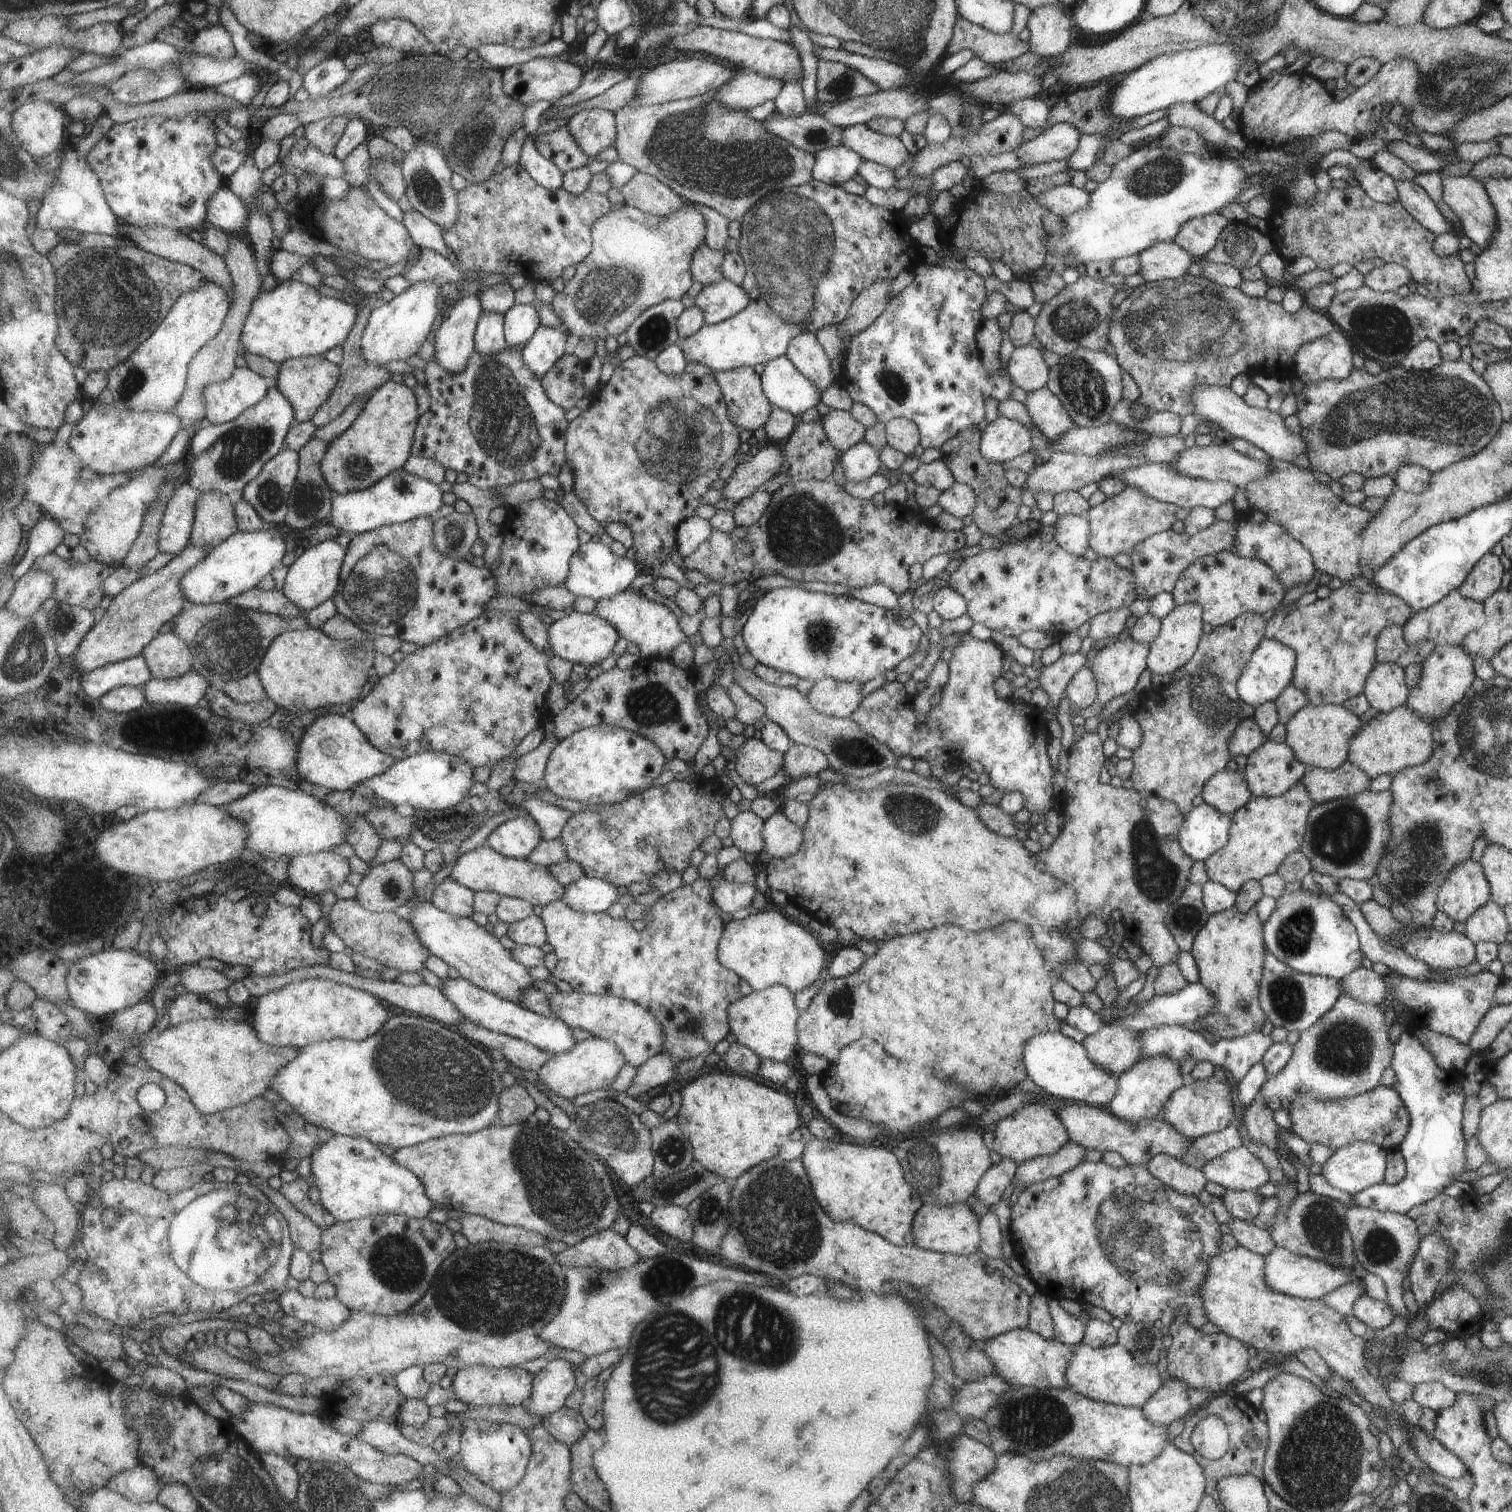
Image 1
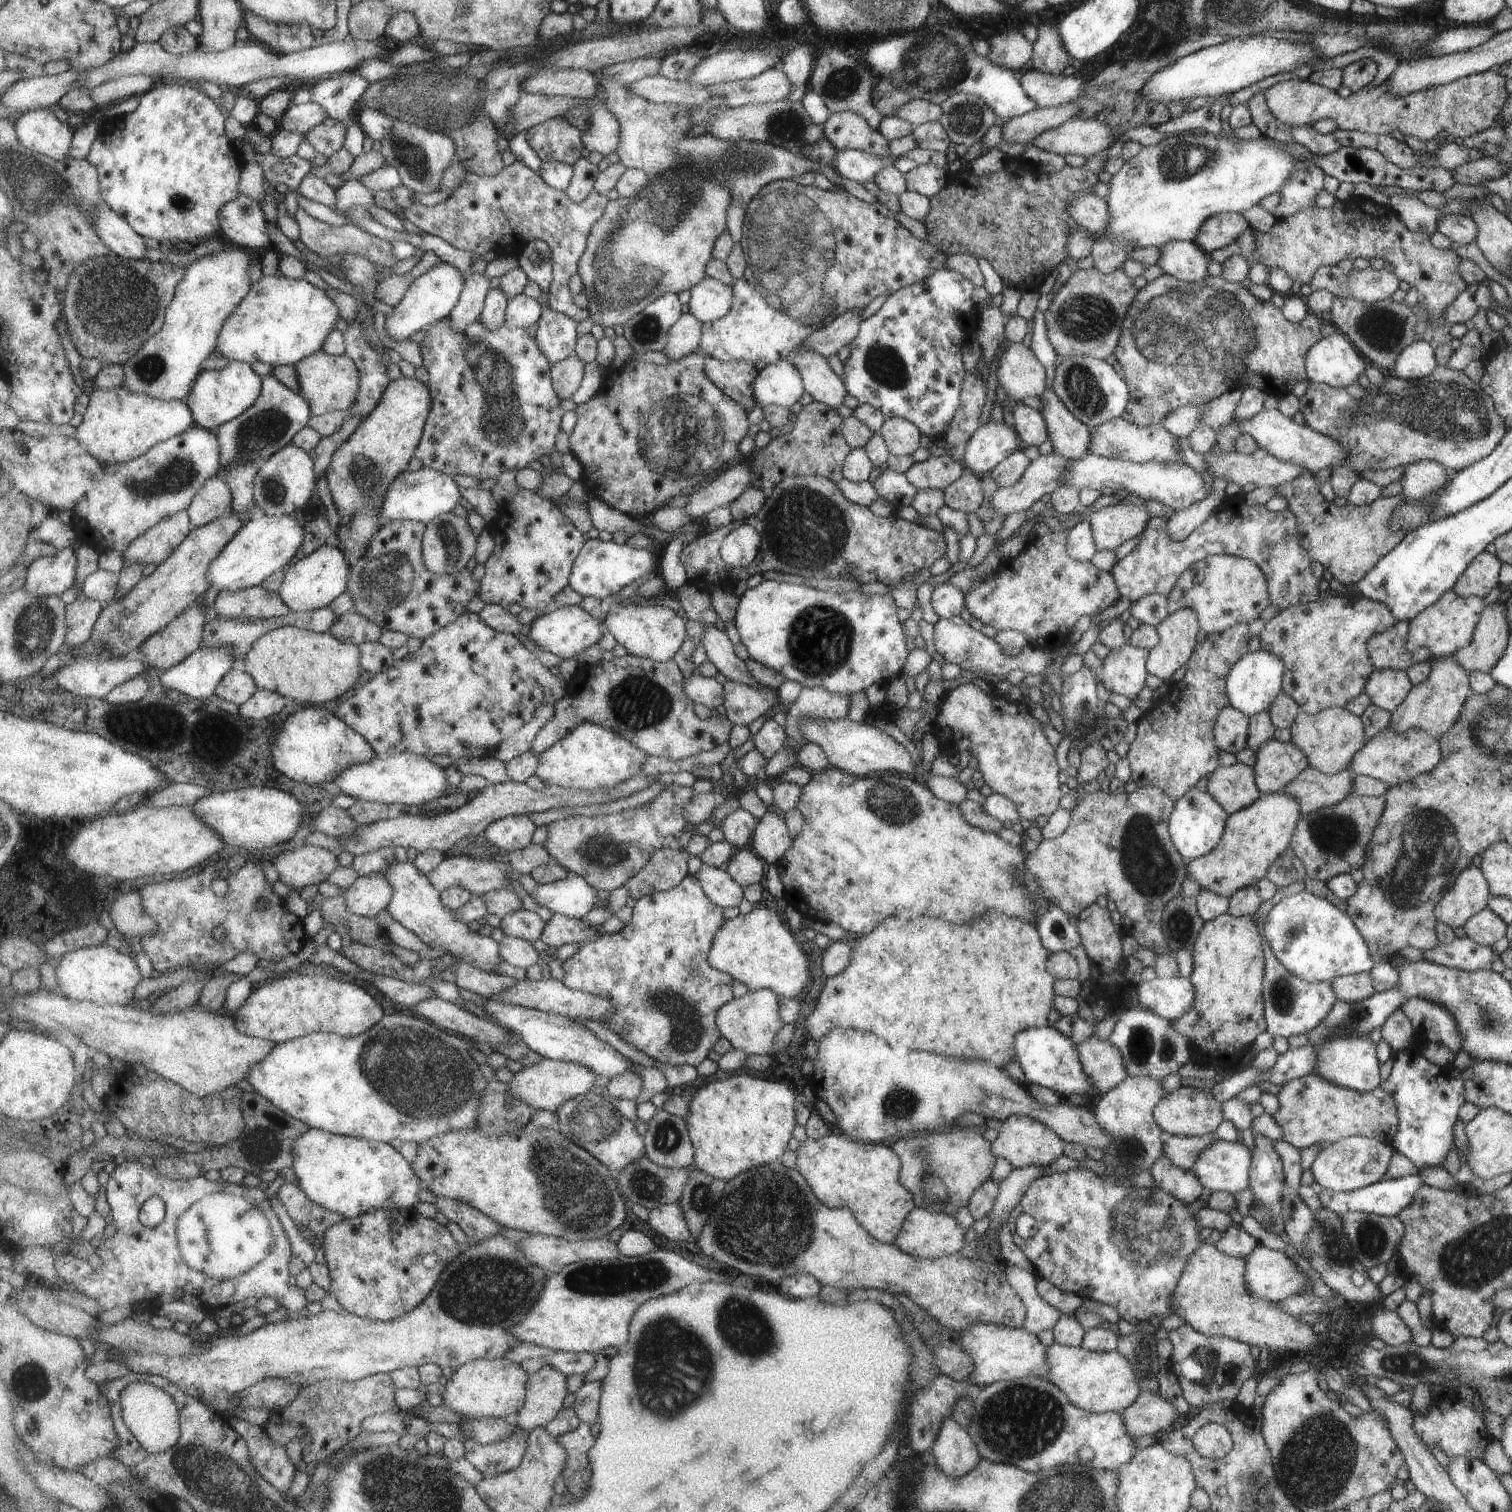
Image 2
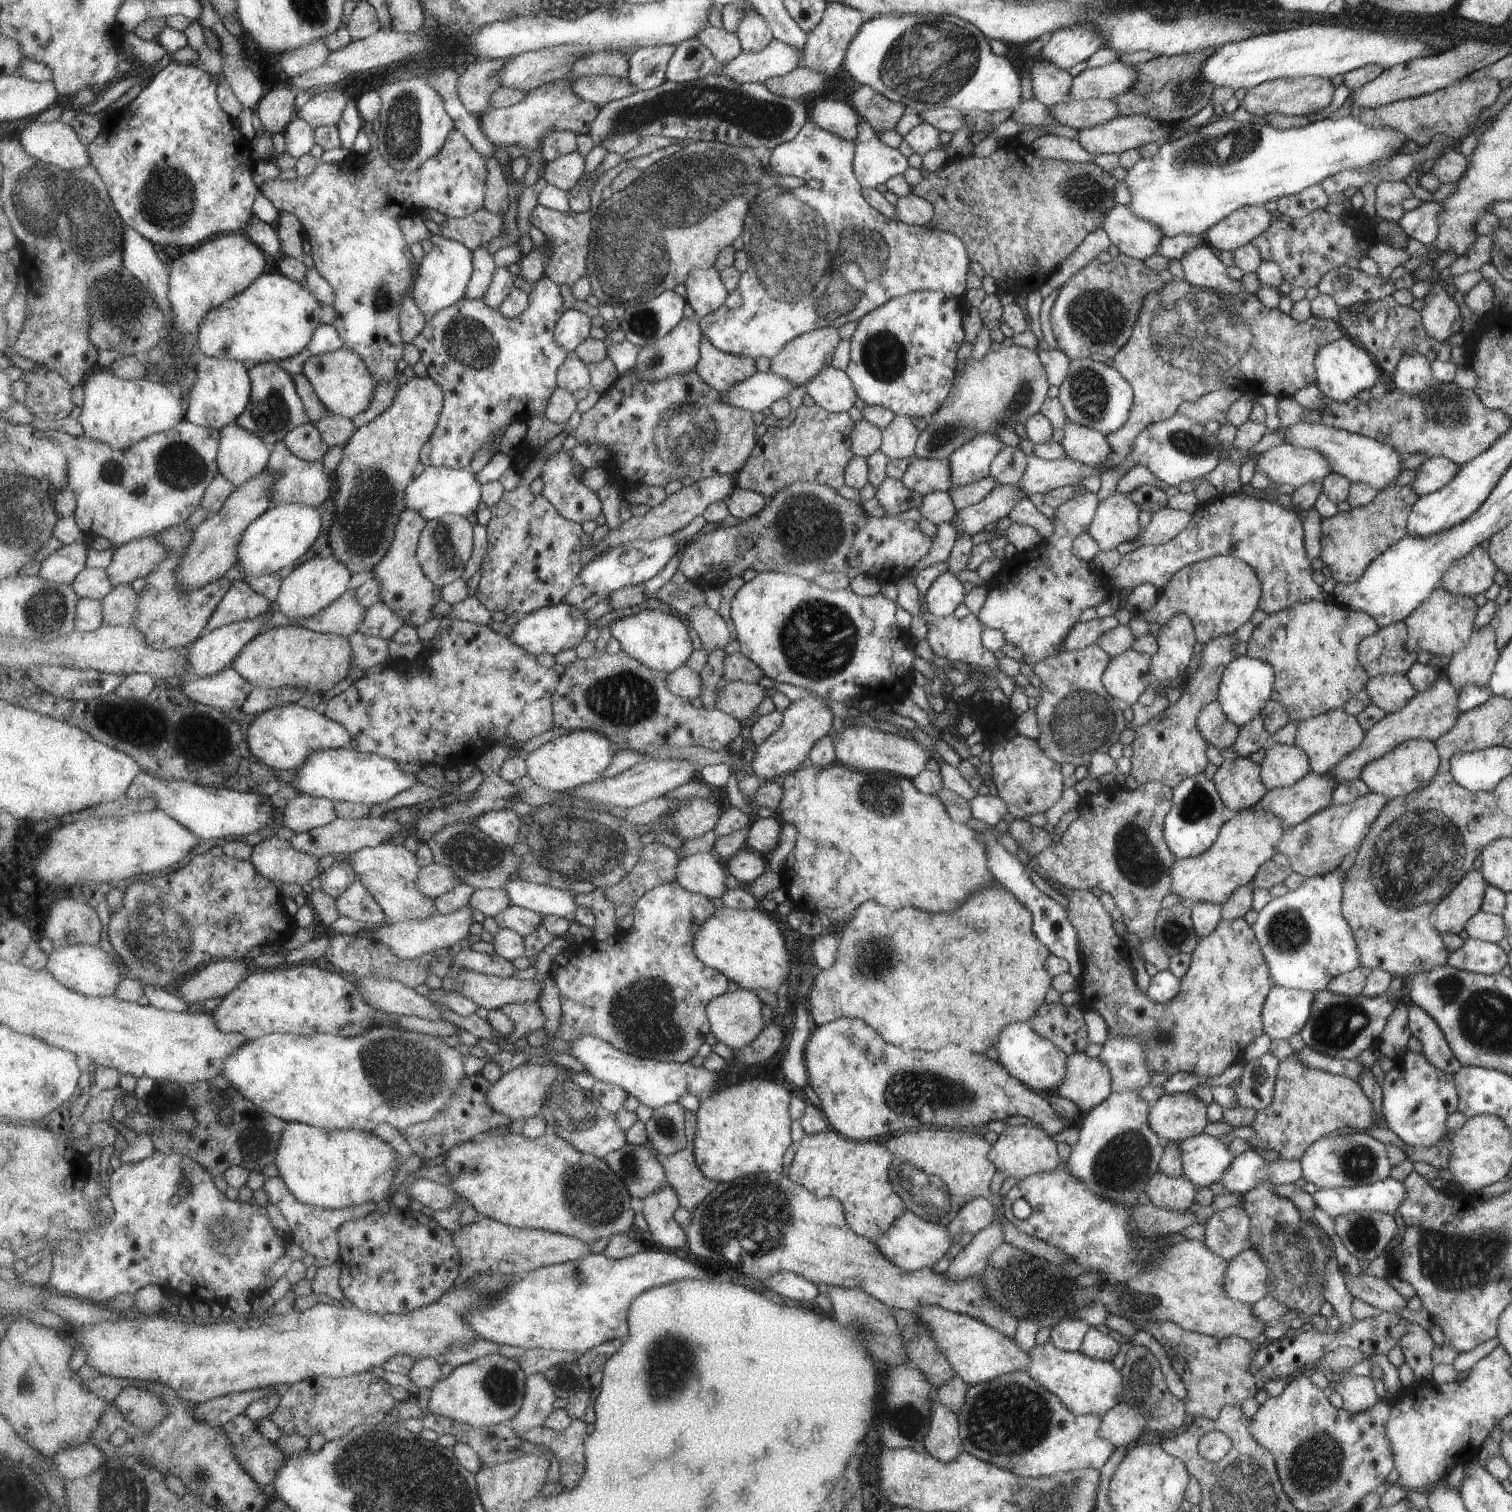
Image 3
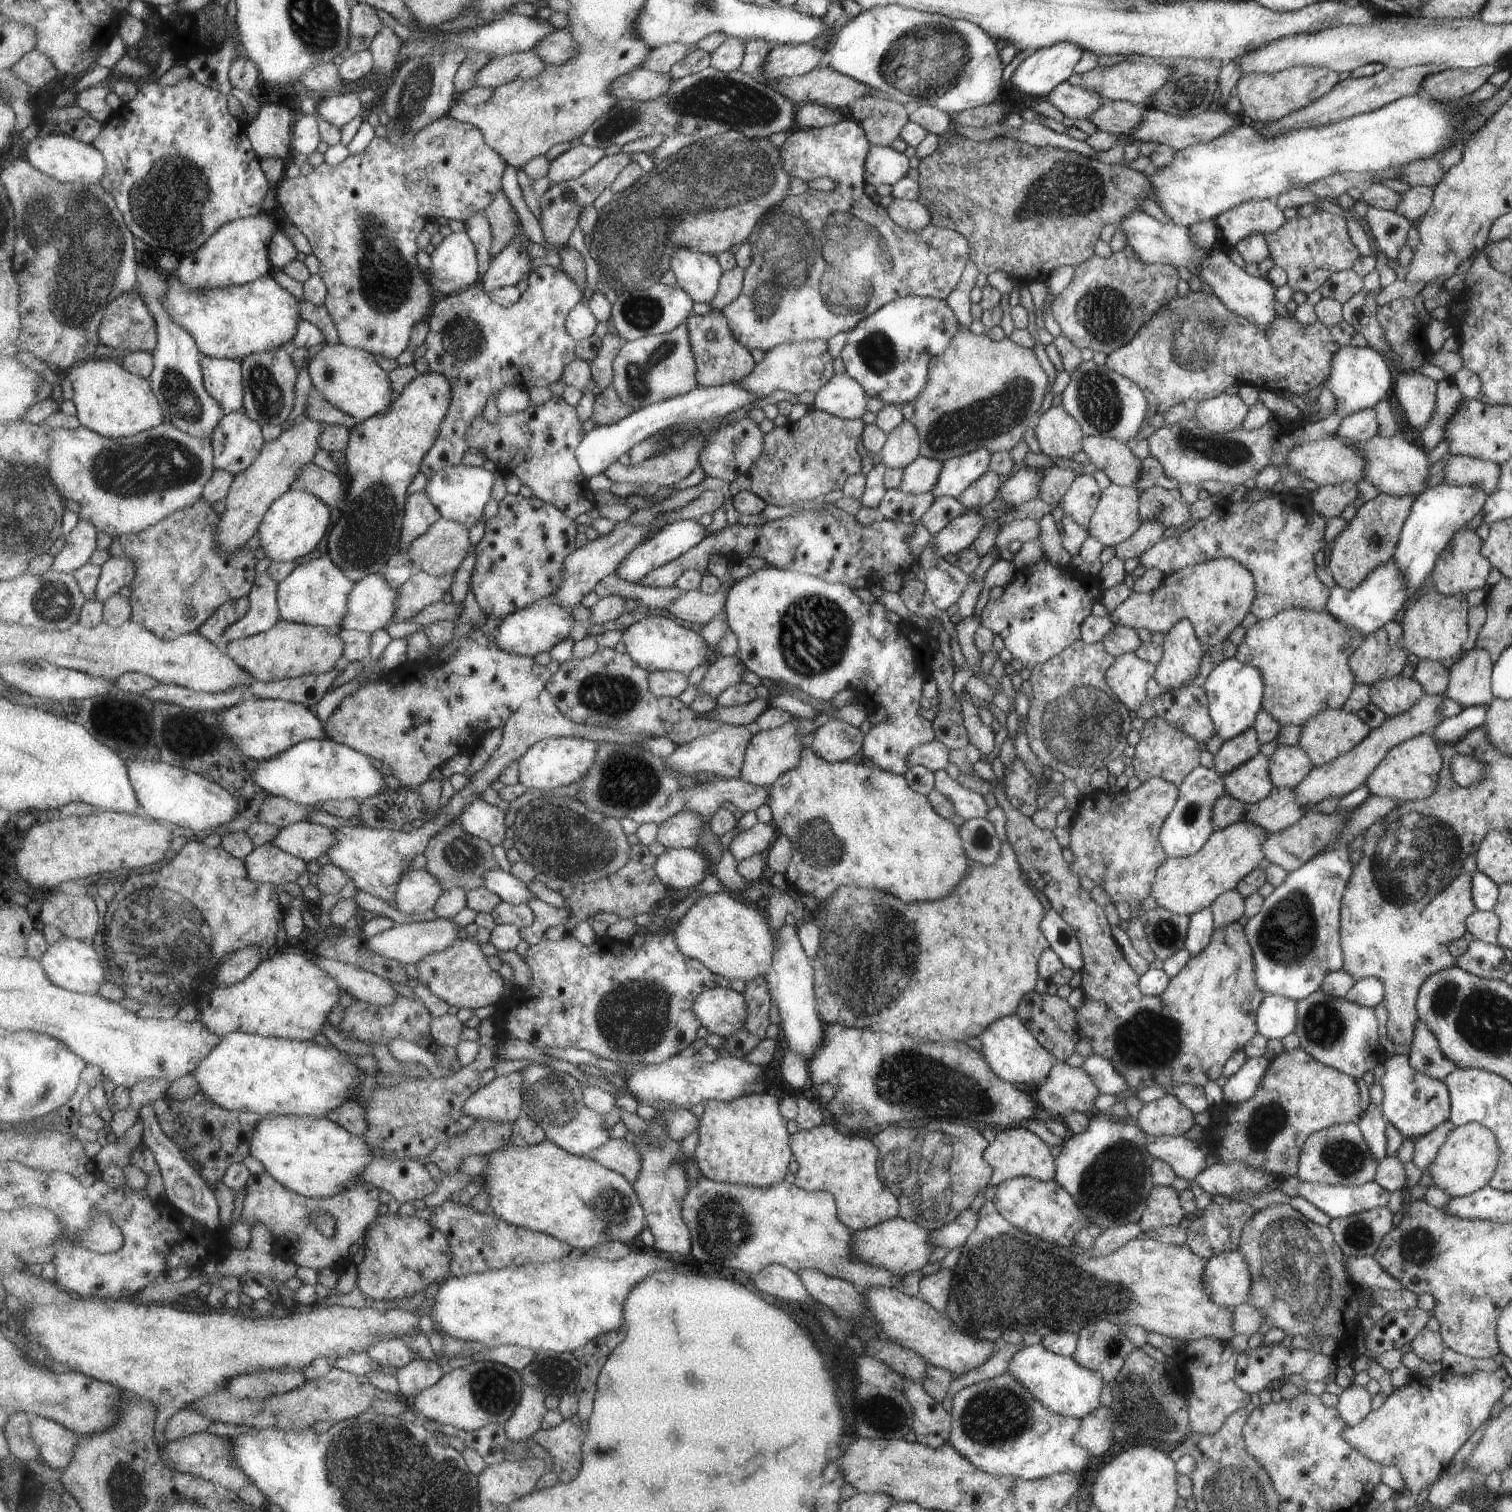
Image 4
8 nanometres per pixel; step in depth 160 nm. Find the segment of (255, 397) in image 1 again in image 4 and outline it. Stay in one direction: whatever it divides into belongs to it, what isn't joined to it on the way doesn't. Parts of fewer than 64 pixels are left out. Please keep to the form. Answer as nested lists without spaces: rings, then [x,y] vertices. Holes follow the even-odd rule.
[[[203,356],[202,369],[206,389],[223,407],[224,414],[243,410],[246,392],[241,360]]]

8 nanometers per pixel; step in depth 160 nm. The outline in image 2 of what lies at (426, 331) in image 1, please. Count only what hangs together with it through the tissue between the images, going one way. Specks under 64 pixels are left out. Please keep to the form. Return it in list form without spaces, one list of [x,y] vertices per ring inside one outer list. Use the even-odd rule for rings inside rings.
[[[441,261],[435,268],[431,268],[421,277],[413,282],[413,286],[409,288],[409,292],[405,294],[405,298],[401,300],[399,306],[395,306],[390,316],[386,316],[385,328],[391,338],[395,338],[397,342],[408,340],[414,332],[426,329],[439,320],[448,318],[455,306],[462,298],[466,280],[463,280],[465,272],[455,268],[455,266]]]

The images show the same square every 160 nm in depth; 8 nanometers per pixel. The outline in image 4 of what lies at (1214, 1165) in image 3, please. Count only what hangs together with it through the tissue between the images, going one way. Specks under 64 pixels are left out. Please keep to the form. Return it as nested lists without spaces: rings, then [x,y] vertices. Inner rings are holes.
[[[1185,1135],[1146,1136],[1146,1149],[1148,1153],[1154,1159],[1161,1159],[1169,1163],[1176,1176],[1186,1181],[1194,1180],[1194,1178],[1206,1168],[1205,1158],[1207,1155],[1198,1147],[1200,1146],[1199,1143],[1200,1142],[1188,1139]]]

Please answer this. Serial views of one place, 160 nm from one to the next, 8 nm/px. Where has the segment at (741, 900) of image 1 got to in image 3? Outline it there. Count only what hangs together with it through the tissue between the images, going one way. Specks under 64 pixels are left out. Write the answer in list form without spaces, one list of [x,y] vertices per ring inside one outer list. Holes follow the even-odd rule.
[[[713,850],[684,857],[677,866],[677,882],[691,893],[719,898],[727,892],[727,873]]]

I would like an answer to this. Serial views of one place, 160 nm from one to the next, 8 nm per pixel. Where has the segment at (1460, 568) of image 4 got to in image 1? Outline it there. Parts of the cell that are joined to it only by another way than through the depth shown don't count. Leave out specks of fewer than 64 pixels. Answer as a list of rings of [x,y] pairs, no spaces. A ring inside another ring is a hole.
[[[1485,553],[1474,568],[1467,573],[1465,580],[1458,586],[1458,590],[1467,599],[1483,602],[1499,587],[1501,578],[1501,562],[1492,553]]]

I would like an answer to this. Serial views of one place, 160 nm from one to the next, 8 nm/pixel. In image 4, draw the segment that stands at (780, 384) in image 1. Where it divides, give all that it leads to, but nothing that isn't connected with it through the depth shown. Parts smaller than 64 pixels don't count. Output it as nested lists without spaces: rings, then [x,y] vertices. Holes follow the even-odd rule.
[[[727,383],[716,387],[700,385],[687,394],[653,403],[635,411],[632,415],[612,425],[603,425],[588,432],[576,450],[576,457],[582,466],[586,480],[605,472],[614,462],[617,462],[625,452],[629,452],[635,444],[645,440],[648,436],[667,429],[672,425],[682,425],[691,421],[710,421],[727,415],[757,402],[759,395],[743,388],[739,383]]]

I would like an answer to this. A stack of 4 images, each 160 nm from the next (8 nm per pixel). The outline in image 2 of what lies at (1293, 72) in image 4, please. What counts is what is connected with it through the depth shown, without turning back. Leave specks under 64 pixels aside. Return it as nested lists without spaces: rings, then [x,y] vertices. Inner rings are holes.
[[[1488,69],[1437,88],[1429,86],[1407,96],[1393,96],[1384,81],[1371,90],[1364,87],[1348,97],[1340,98],[1335,91],[1318,83],[1296,78],[1266,88],[1263,98],[1271,114],[1281,124],[1312,126],[1318,120],[1331,118],[1337,124],[1337,129],[1373,135],[1389,135],[1393,130],[1398,130],[1403,136],[1415,137],[1425,143],[1435,137],[1464,139],[1491,127],[1508,98],[1505,81],[1494,69]]]

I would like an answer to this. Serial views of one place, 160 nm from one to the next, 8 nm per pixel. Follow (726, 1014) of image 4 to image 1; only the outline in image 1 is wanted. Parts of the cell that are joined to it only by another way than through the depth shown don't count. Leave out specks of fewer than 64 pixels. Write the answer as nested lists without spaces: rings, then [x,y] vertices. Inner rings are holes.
[[[771,985],[766,989],[755,991],[734,1002],[730,1006],[730,1025],[737,1042],[752,1048],[761,1059],[769,1059],[784,1063],[798,1042],[798,1030],[796,1029],[797,1010],[793,1006],[793,993],[783,985]]]

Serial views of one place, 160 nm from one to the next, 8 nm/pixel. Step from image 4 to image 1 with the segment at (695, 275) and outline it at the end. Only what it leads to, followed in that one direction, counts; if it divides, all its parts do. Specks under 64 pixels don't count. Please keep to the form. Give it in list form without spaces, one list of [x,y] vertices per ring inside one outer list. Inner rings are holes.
[[[725,279],[713,285],[704,285],[695,298],[695,304],[703,309],[706,324],[714,325],[745,310],[750,305],[751,299],[743,286]]]

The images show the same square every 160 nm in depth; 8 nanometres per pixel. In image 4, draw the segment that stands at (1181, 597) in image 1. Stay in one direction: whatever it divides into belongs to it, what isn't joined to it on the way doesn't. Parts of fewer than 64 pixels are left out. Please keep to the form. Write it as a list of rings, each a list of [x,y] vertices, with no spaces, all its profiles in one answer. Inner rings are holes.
[[[1229,557],[1211,559],[1187,565],[1165,575],[1160,585],[1148,593],[1131,594],[1108,616],[1114,625],[1147,629],[1150,633],[1166,633],[1178,620],[1189,619],[1195,634],[1211,647],[1221,643],[1227,634],[1243,620],[1255,594],[1254,577],[1250,571]]]

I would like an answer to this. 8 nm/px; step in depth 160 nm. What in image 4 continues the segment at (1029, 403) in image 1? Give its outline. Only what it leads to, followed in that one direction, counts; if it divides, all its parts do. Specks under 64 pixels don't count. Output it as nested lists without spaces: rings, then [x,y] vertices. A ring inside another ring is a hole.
[[[1083,435],[1080,450],[1087,458],[1101,469],[1111,483],[1129,487],[1137,480],[1140,471],[1140,460],[1133,457],[1127,443],[1112,438]]]

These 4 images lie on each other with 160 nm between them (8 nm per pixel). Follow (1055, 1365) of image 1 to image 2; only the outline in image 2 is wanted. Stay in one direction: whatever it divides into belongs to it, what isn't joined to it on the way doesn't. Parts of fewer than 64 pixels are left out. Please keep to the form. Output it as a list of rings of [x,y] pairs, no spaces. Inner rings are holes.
[[[971,1324],[965,1330],[957,1331],[959,1334],[959,1346],[961,1352],[967,1354],[971,1358],[971,1374],[965,1378],[970,1385],[976,1384],[979,1388],[984,1385],[989,1385],[999,1380],[1014,1380],[1025,1377],[1041,1377],[1047,1379],[1049,1366],[1046,1363],[1046,1347],[1039,1342],[1039,1339],[1034,1334],[1029,1334],[1023,1327],[1007,1328],[1001,1325],[993,1324]]]

